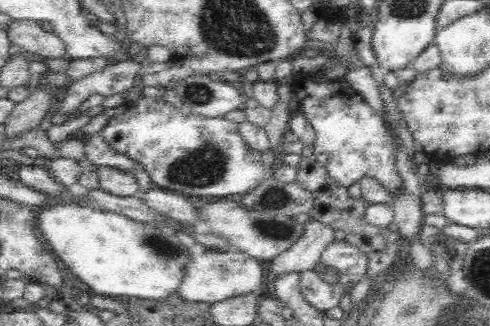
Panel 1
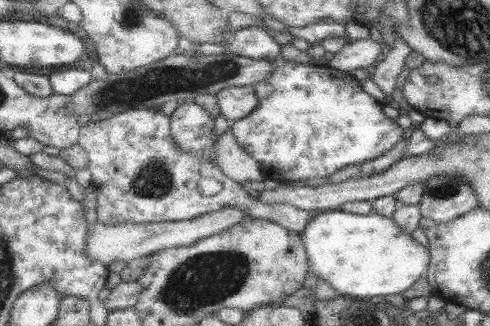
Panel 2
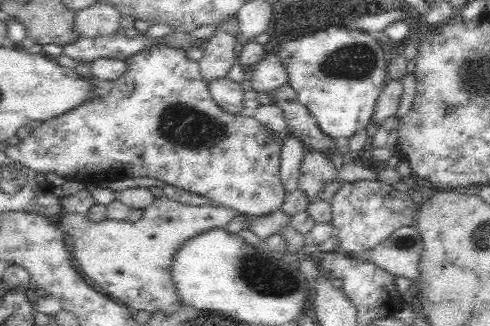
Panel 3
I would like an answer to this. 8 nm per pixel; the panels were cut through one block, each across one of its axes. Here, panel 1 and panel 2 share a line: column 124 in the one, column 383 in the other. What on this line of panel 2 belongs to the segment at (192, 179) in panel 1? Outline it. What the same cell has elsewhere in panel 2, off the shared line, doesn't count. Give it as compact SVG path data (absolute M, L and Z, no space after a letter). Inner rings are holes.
M275 58L271 60L271 66L273 70L265 76L265 80L251 86L257 98L257 106L245 118L229 126L235 142L257 162L265 180L269 178L285 184L291 180L305 182L307 178L329 178L333 172L345 166L369 162L383 156L407 136L407 132L401 130L395 120L383 116L381 104L365 94L361 84L349 74L327 68L325 62L305 66Z

